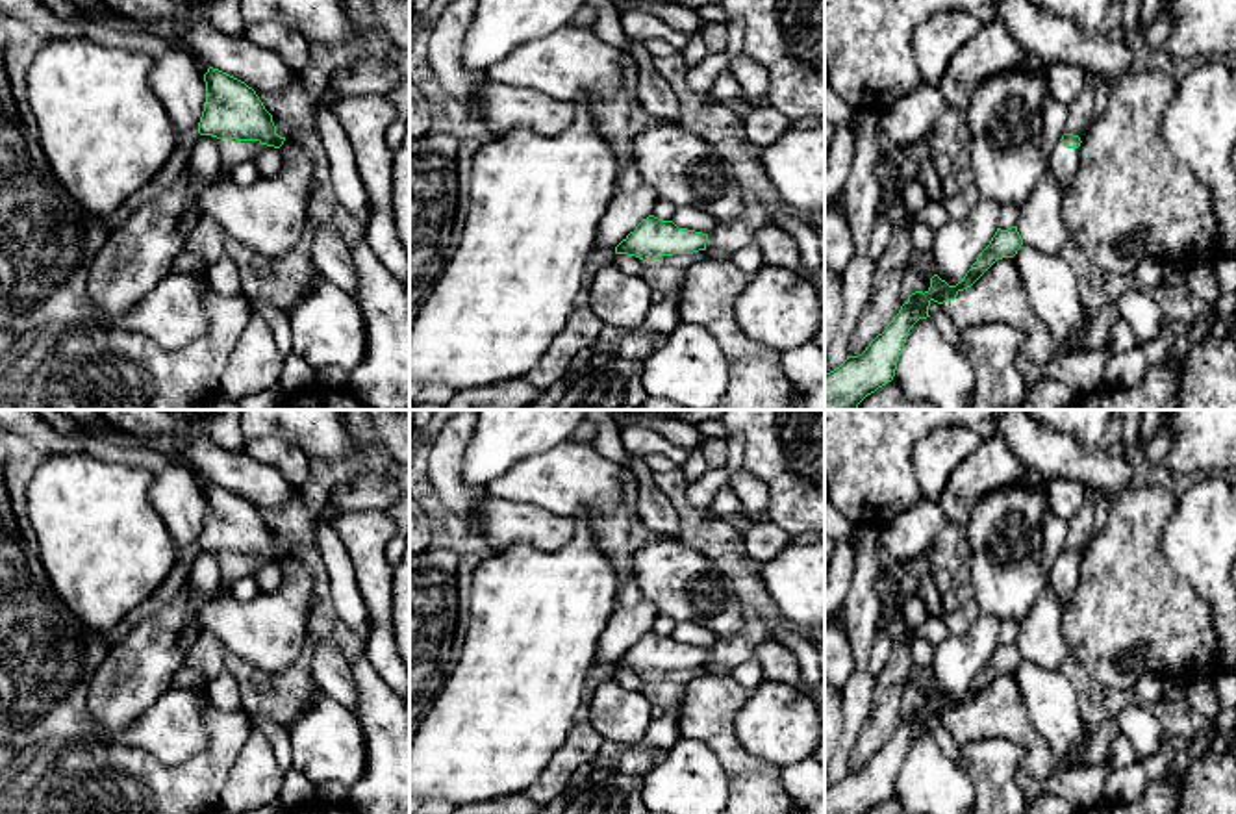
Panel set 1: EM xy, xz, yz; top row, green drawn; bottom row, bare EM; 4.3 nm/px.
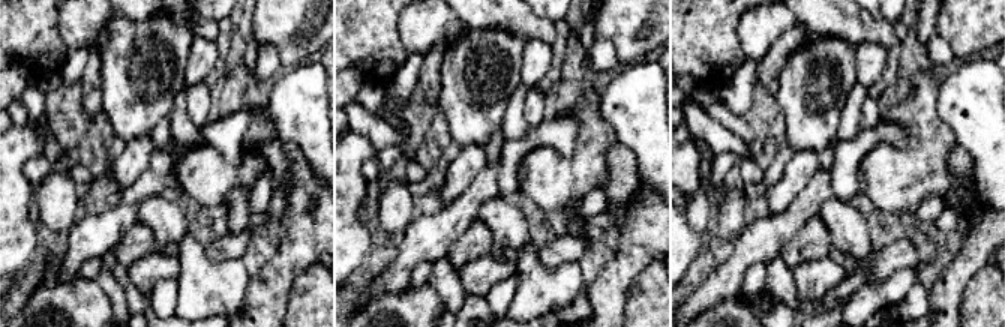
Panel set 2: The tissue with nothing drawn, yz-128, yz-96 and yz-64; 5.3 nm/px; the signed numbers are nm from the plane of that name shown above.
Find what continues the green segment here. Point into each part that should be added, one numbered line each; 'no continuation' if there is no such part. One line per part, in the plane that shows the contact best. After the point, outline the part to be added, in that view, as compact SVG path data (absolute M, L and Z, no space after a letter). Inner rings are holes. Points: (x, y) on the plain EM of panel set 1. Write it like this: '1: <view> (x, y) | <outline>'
1: yz (1064, 577) | M1058 556L1051 569L1049 569L1049 586L1056 591L1060 597L1064 610L1069 606L1075 588L1080 579L1080 562L1078 564L1067 564L1062 556Z

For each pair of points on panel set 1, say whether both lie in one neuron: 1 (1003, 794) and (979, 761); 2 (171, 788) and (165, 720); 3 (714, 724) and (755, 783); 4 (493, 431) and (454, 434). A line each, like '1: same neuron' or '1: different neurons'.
1: same neuron
2: different neurons
3: same neuron
4: different neurons

